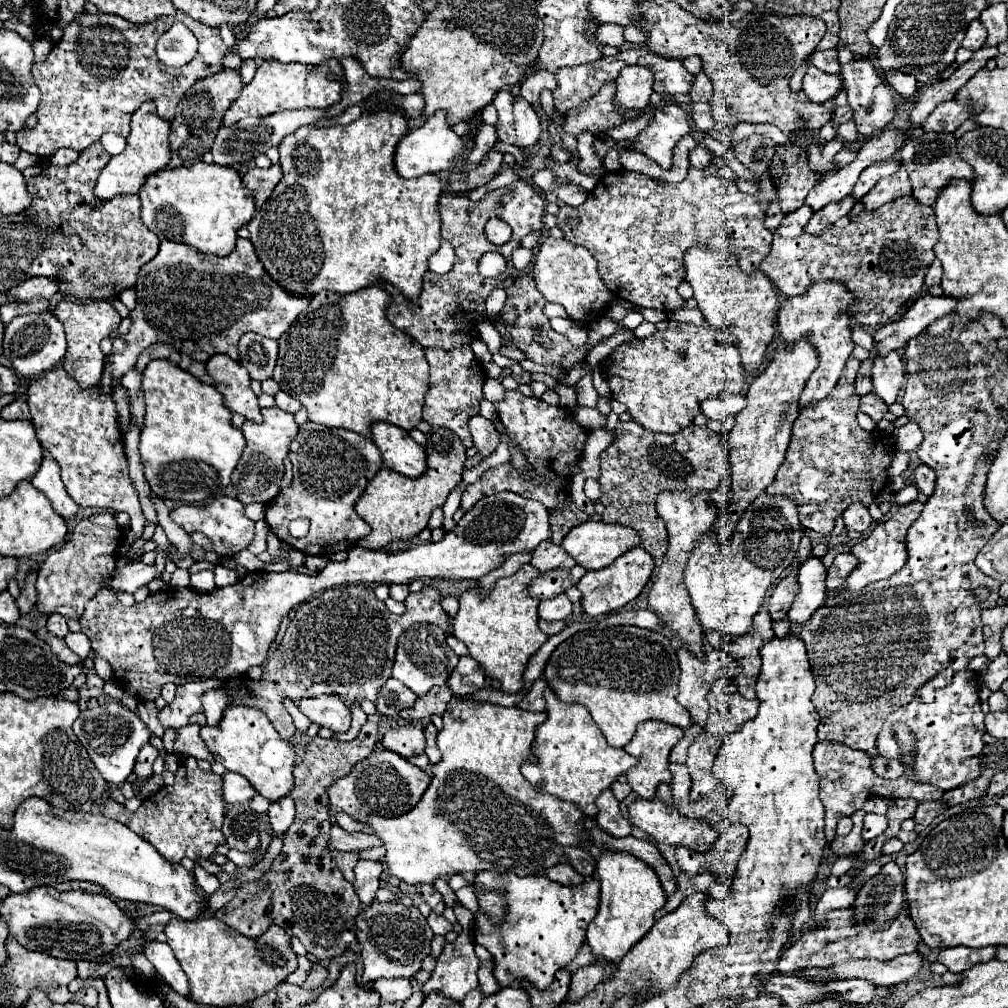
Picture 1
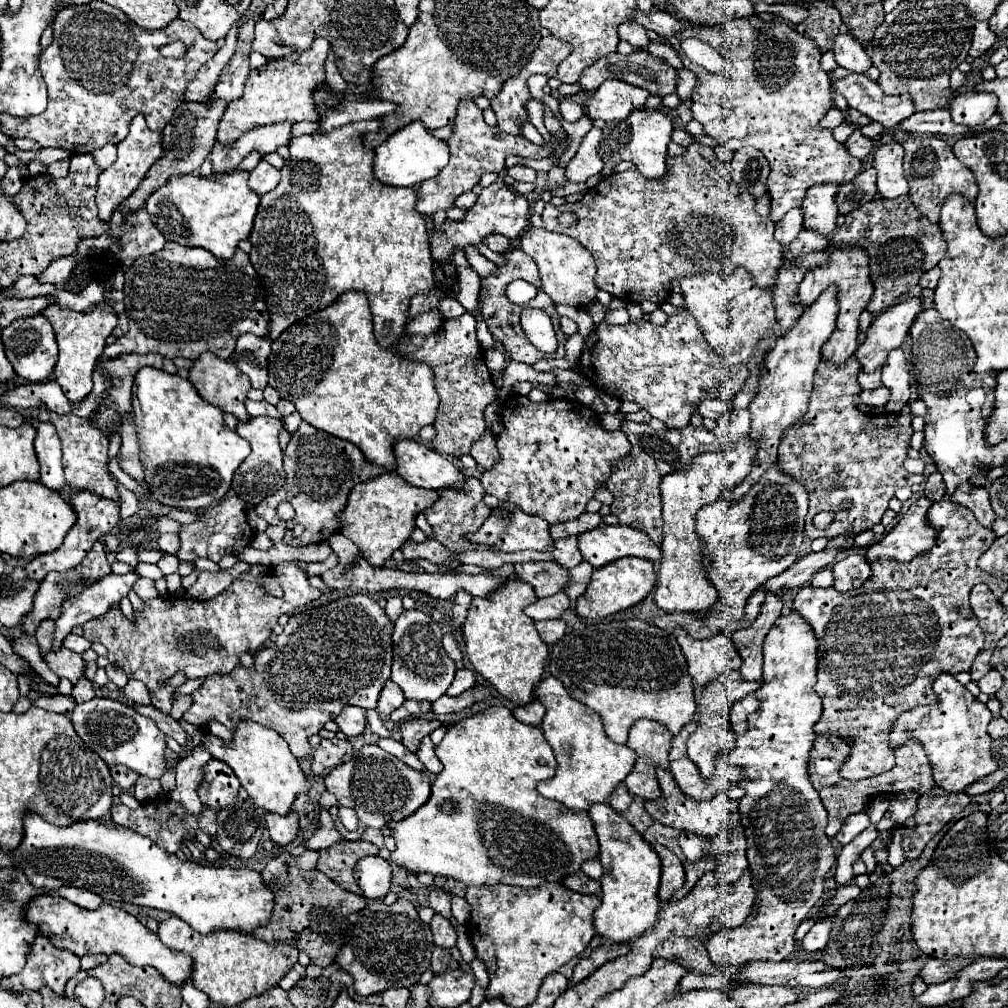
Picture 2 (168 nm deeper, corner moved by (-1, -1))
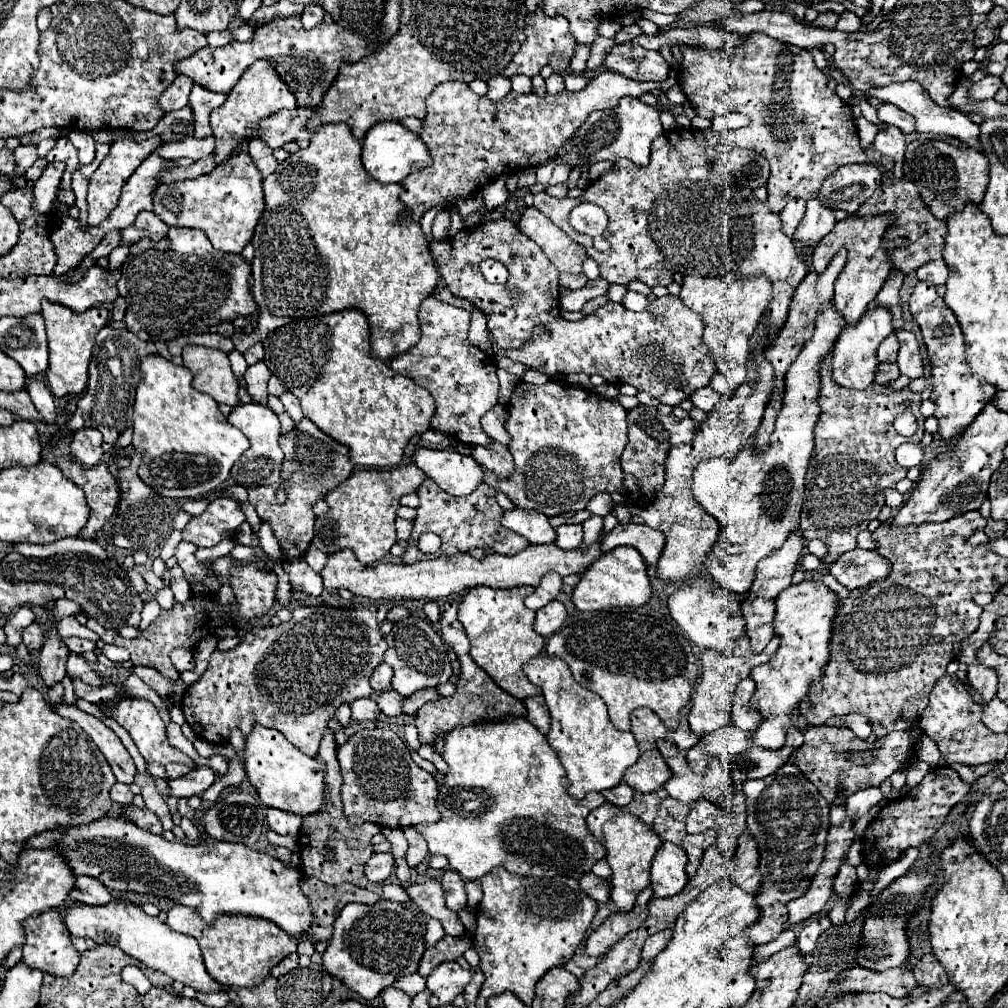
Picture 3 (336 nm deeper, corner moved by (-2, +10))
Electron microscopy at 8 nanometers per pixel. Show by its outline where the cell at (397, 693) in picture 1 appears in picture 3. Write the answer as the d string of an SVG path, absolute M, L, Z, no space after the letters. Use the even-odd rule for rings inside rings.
M380 664L370 678L370 684L376 692L386 692L392 688L392 668L388 664Z

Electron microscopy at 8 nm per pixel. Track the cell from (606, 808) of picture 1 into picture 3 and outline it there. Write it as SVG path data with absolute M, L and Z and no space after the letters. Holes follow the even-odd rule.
M604 802L596 810L588 814L588 828L594 834L594 838L606 848L606 860L612 868L612 890L610 890L610 902L616 912L630 912L634 908L636 896L650 884L650 864L656 856L656 850L660 848L662 840L658 834L646 826L642 820L632 816L630 812Z

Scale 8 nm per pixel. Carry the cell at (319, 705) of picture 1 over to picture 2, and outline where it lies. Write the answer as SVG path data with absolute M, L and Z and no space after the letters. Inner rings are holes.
M345 707L341 711L341 715L337 715L335 723L341 727L341 731L347 737L355 737L361 735L367 727L367 719L365 719L365 711L361 707Z

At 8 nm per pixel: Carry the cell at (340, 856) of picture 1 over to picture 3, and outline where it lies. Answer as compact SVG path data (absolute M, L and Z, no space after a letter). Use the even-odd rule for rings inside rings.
M326 728L322 732L322 742L320 742L320 760L326 764L326 800L322 808L316 814L304 816L302 830L300 830L300 840L298 840L298 850L302 856L302 870L306 876L316 876L324 884L356 884L356 886L366 886L368 880L364 876L364 864L372 856L372 836L380 832L378 824L362 824L362 826L352 826L346 822L342 816L342 800L340 800L340 786L342 786L342 776L338 772L338 760L336 760L336 742L334 742L334 732Z

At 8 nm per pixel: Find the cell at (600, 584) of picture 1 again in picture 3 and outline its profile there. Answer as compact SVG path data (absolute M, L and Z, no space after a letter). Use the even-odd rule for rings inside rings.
M618 546L610 552L604 552L596 562L586 568L582 580L578 582L572 602L580 612L606 610L606 608L624 608L624 606L644 606L650 600L652 586L648 580L648 566L642 554L632 546Z

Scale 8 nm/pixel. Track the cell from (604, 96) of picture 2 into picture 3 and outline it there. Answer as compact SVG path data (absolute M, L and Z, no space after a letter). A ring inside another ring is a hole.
M602 72L594 76L580 92L562 92L556 96L538 98L536 94L518 96L514 92L506 94L502 100L492 102L486 96L480 98L462 82L440 84L426 100L428 114L424 118L424 128L420 136L434 148L434 162L422 172L412 172L402 182L402 202L410 208L412 218L422 218L422 214L448 198L468 196L482 190L492 178L500 174L512 174L514 168L530 168L548 162L562 142L582 126L586 116L596 110L616 108L620 98L652 92L656 88L670 88L676 84L676 76L670 76L664 84L656 82L636 82L616 72Z

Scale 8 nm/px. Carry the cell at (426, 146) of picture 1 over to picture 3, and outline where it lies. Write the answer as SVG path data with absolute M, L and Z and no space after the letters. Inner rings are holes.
M382 122L366 134L366 140L362 142L362 162L372 178L390 184L402 182L410 172L428 168L432 164L432 152L428 144L420 138L420 134L408 130L400 122Z

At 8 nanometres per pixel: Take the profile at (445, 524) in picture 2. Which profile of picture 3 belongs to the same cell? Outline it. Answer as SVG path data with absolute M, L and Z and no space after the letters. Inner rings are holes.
M426 478L422 482L422 486L418 488L418 496L420 496L420 506L418 506L418 516L414 520L414 528L408 540L408 548L406 554L402 556L402 560L408 564L418 562L418 560L430 560L430 554L420 552L418 548L418 538L424 532L434 532L442 538L442 546L434 556L454 556L454 554L464 554L470 552L472 548L482 548L488 550L492 548L498 554L518 554L522 548L528 548L530 542L522 536L518 536L516 532L506 530L498 516L502 514L502 508L496 502L496 490L492 486L488 486L486 482L482 482L472 494L468 496L450 496L446 492L442 492L442 488L438 488L438 484L434 484L434 480Z

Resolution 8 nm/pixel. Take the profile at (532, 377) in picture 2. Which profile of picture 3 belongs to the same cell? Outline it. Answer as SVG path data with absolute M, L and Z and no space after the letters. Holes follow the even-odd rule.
M672 294L656 298L644 312L630 312L624 304L608 302L580 322L556 318L548 330L550 334L546 334L544 328L536 328L534 344L506 350L506 356L548 376L556 372L600 374L614 386L630 384L668 406L680 406L694 390L708 386L716 374L710 348L702 340L702 316Z

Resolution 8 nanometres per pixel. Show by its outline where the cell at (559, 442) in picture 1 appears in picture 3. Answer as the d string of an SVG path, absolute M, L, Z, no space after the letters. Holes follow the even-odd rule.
M548 380L542 386L520 382L508 402L508 420L504 424L510 434L510 452L516 460L516 472L510 478L500 478L496 488L504 492L518 508L534 508L548 518L584 510L588 500L600 492L624 492L620 456L628 444L626 410L616 400L604 400L596 392L564 380Z

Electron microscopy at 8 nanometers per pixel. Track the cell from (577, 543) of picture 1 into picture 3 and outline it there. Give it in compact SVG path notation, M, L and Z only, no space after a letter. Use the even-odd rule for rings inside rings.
M618 524L610 532L602 532L600 550L612 550L616 546L634 546L646 560L648 566L654 566L662 554L664 536L658 530L652 530L646 524Z

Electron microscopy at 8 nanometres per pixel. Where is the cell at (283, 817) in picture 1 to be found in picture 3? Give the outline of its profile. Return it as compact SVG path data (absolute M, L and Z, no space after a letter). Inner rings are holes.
M270 808L268 810L268 826L276 834L298 834L300 826L302 826L302 816Z

